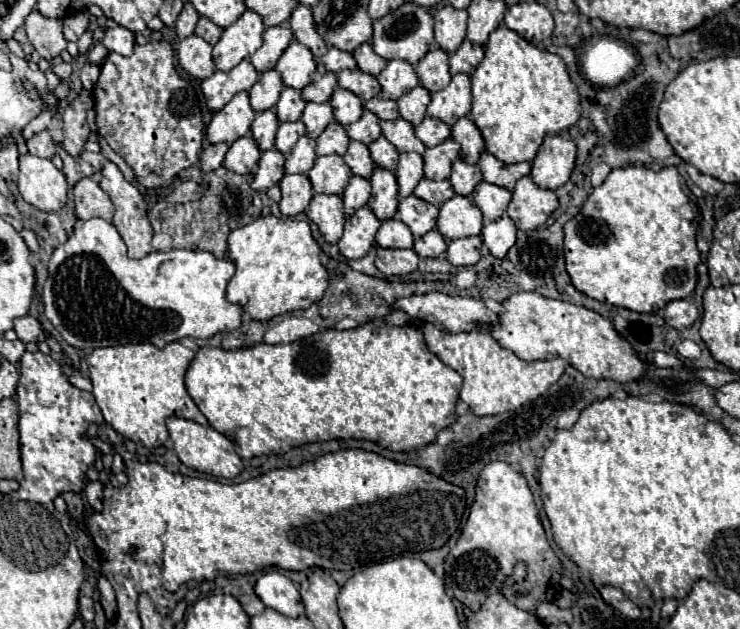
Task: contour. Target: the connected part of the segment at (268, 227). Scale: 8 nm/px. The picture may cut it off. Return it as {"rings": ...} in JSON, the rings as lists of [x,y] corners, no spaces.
{"rings":[[[256,218],[228,236],[228,256],[234,260],[236,272],[228,282],[226,298],[232,304],[240,304],[254,320],[266,322],[284,312],[304,310],[320,300],[328,288],[330,276],[320,262],[322,250],[304,220]]]}

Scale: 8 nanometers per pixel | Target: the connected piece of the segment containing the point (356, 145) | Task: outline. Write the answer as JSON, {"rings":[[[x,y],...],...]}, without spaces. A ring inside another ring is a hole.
{"rings":[[[350,142],[346,154],[344,154],[344,160],[346,164],[350,166],[352,174],[356,176],[362,176],[362,178],[370,178],[372,176],[372,170],[374,170],[374,160],[370,156],[370,150],[366,144],[362,142]]]}

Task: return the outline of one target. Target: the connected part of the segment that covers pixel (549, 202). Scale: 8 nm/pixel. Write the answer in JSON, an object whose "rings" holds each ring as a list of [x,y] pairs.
{"rings":[[[524,176],[516,182],[512,202],[508,206],[508,216],[520,230],[536,230],[550,218],[556,208],[556,194],[552,190],[538,188],[530,176]]]}

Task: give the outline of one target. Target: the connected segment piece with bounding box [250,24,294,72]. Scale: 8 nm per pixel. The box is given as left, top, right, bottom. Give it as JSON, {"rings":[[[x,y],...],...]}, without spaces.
{"rings":[[[270,26],[264,30],[264,44],[252,54],[250,62],[258,72],[272,70],[276,62],[280,60],[282,52],[288,48],[288,44],[294,40],[292,30],[288,26]]]}

